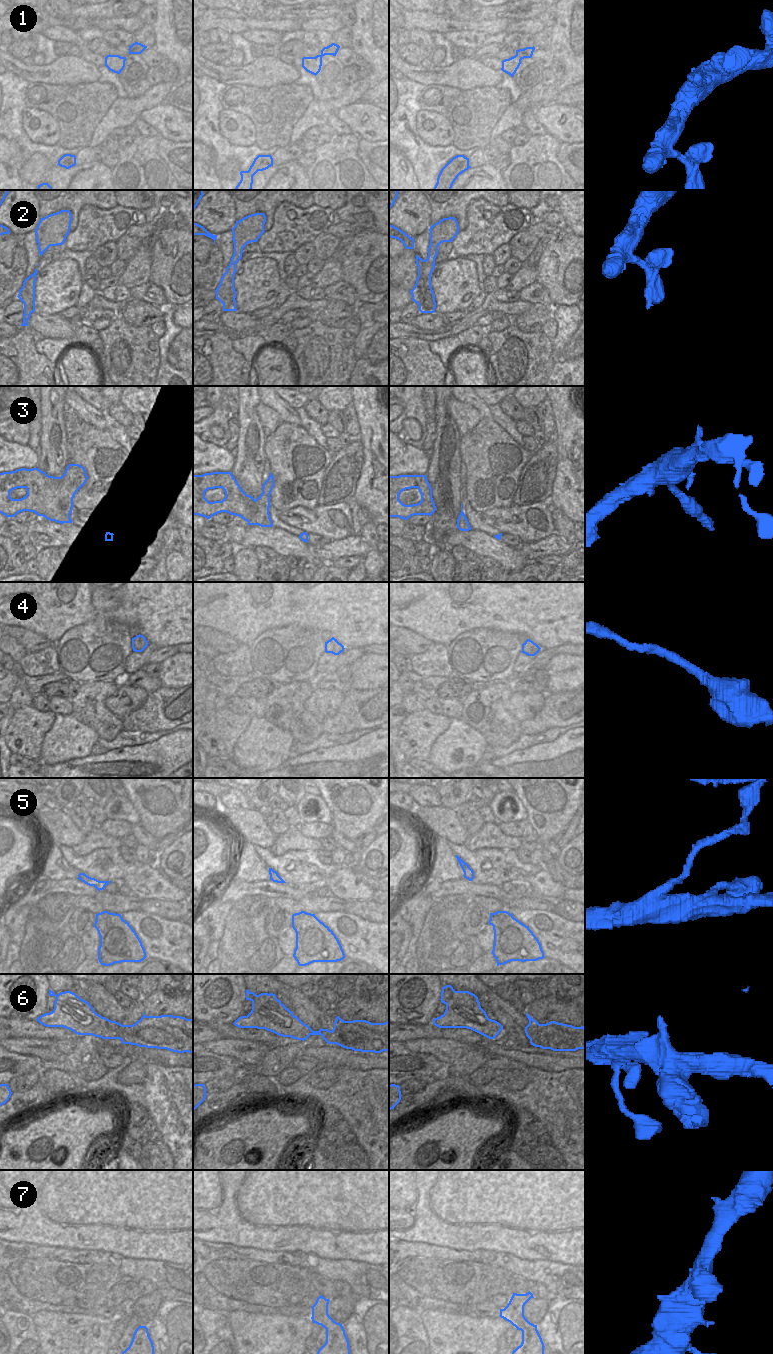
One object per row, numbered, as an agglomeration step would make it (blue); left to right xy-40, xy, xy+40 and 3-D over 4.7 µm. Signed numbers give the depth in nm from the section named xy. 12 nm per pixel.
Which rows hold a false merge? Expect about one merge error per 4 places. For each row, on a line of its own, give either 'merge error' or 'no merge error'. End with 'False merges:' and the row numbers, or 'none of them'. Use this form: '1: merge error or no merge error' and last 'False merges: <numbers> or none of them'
1: merge error
2: no merge error
3: no merge error
4: no merge error
5: merge error
6: merge error
7: no merge error
False merges: 1, 5, 6

